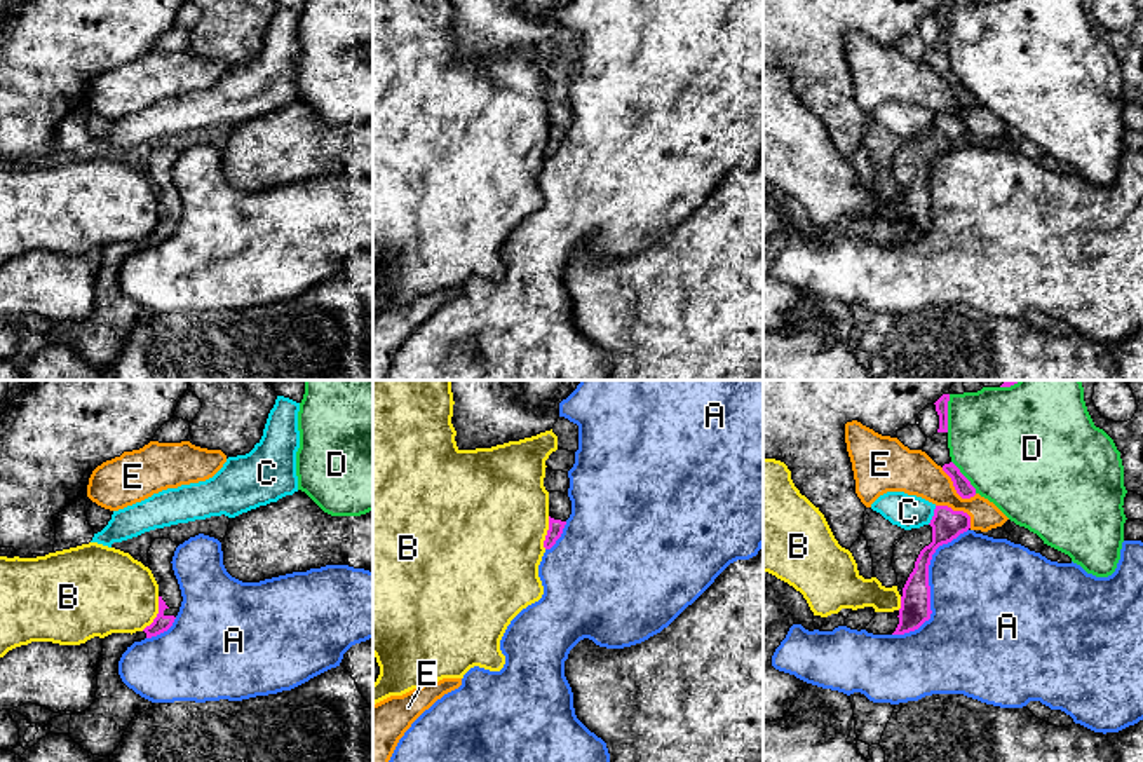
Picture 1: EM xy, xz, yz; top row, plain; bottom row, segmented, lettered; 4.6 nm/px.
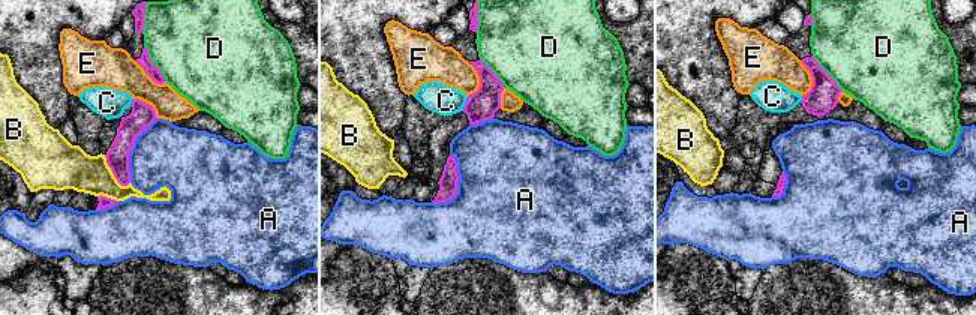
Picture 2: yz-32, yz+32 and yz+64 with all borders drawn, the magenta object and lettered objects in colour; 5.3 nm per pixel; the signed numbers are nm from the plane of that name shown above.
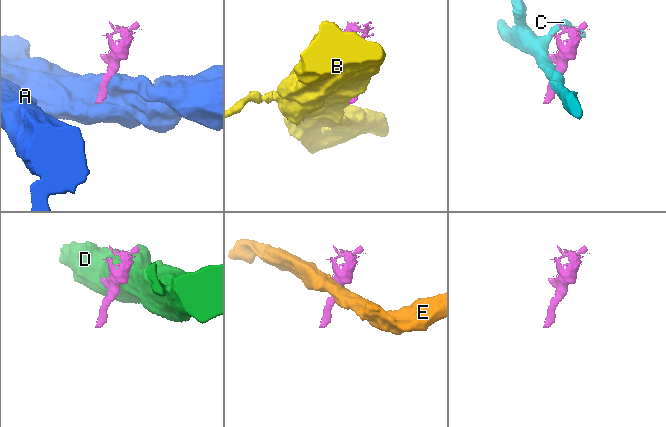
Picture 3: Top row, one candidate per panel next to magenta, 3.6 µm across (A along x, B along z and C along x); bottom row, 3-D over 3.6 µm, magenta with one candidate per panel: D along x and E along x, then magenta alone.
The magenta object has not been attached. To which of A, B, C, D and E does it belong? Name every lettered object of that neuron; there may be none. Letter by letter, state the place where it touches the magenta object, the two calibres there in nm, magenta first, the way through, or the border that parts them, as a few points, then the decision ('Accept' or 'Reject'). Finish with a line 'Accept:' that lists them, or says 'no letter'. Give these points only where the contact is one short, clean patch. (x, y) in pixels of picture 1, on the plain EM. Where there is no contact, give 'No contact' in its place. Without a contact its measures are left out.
A: Touches magenta at yz (929, 196). Thickness 140 nm (magenta) against 500 nm. Reject
B: Touches magenta at xy (157, 224). Thickness 80 nm (magenta) against 380 nm. Boundary: xy (159, 206), (157, 225), (142, 239). Reject
C: Touches magenta at yz (934, 124). Thickness 140 nm (magenta) against 160 nm. Reject
D: Touches magenta at yz (946, 23). Thickness 60 nm (magenta) against 440 nm. Reject
E: Touches magenta at yz (959, 121). Thickness 140 nm (magenta) against 190 nm. Reject
Accept: no letter

